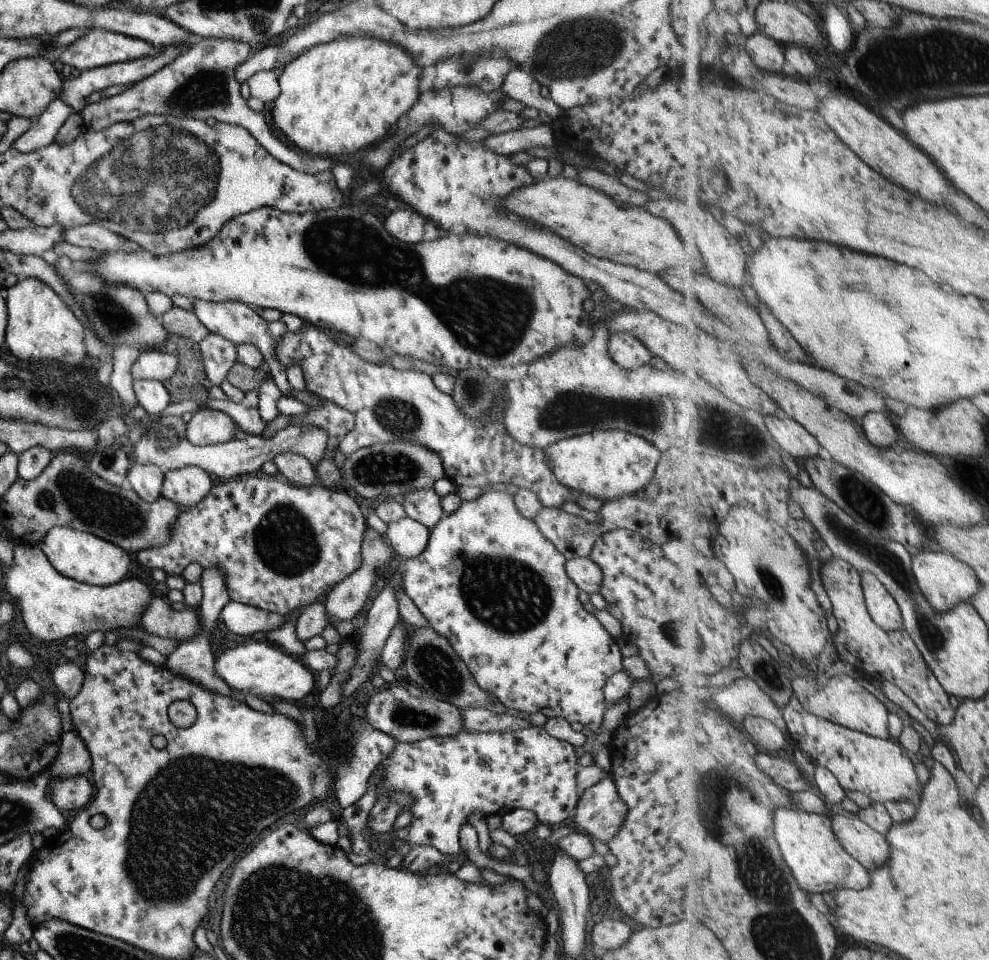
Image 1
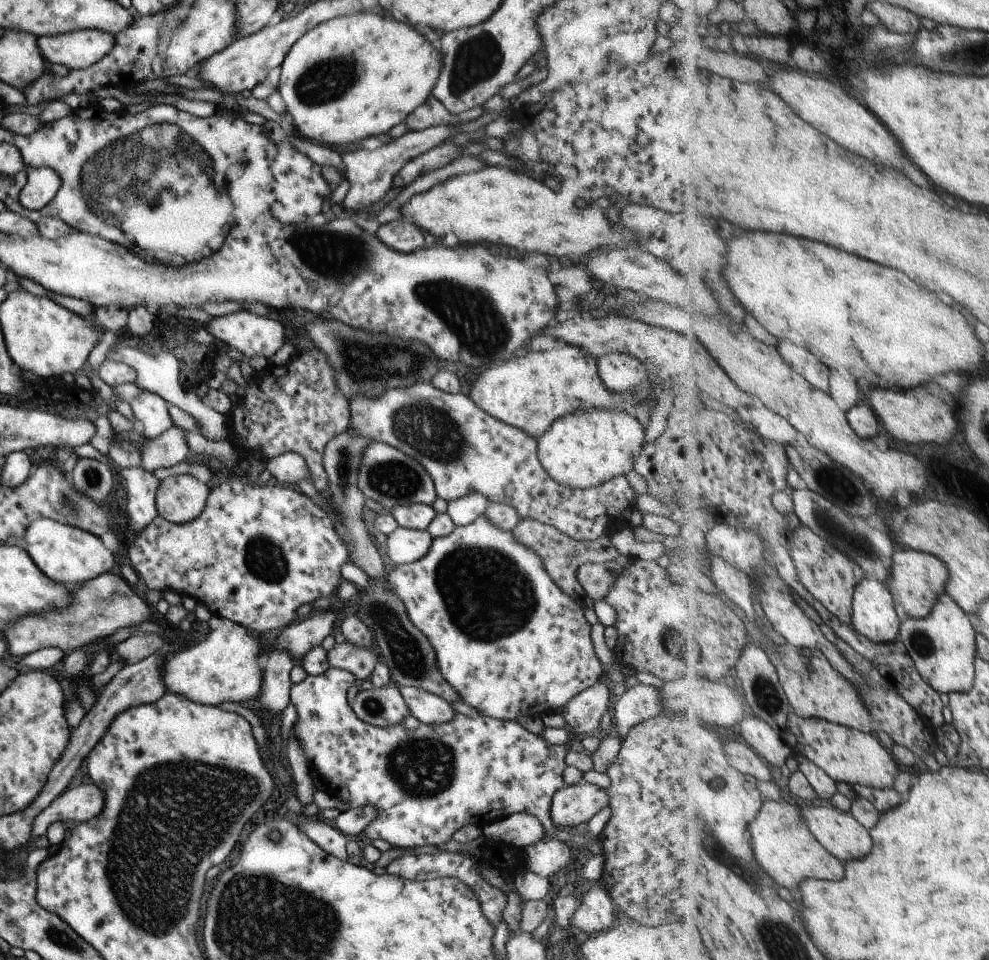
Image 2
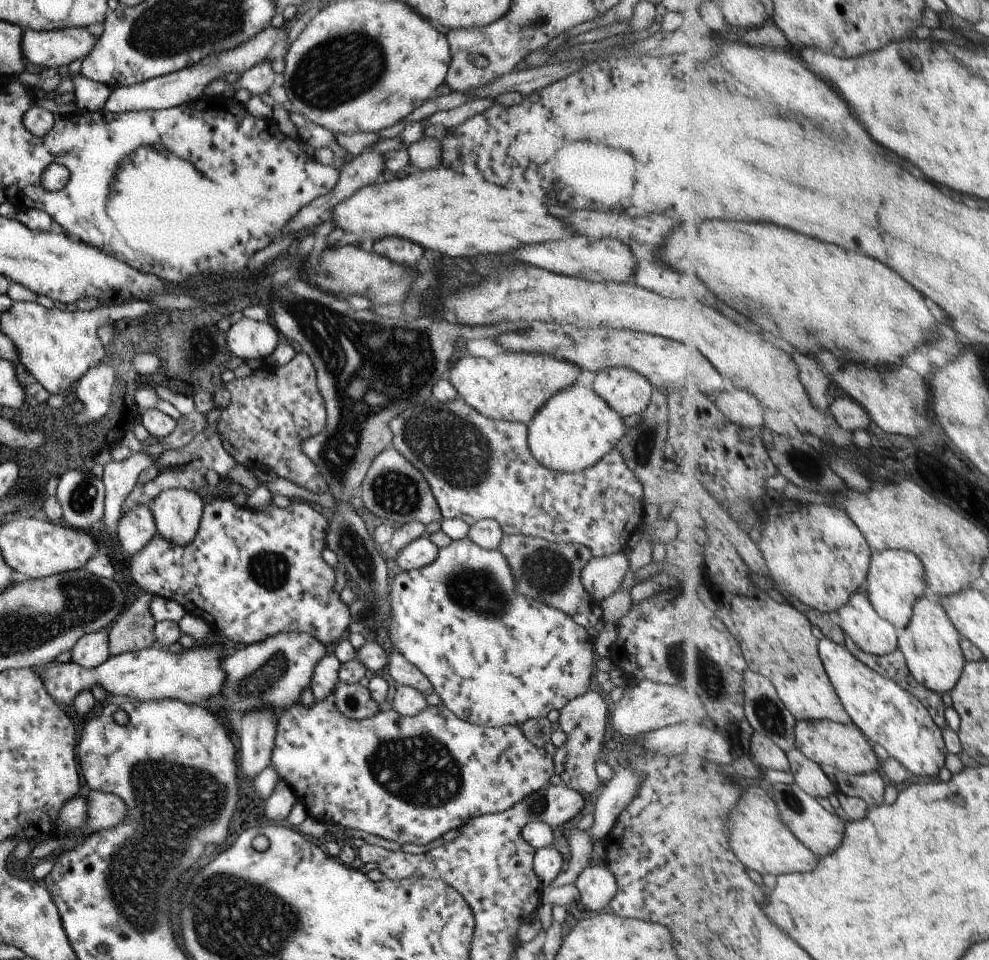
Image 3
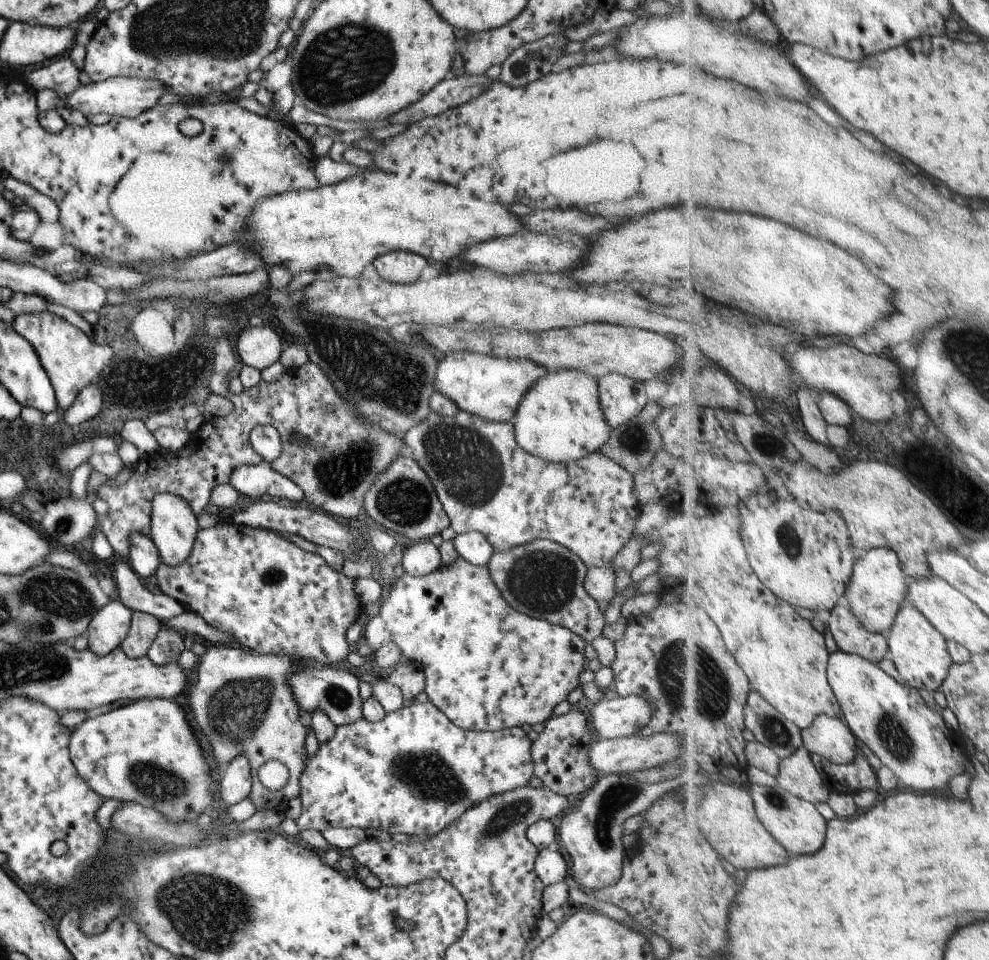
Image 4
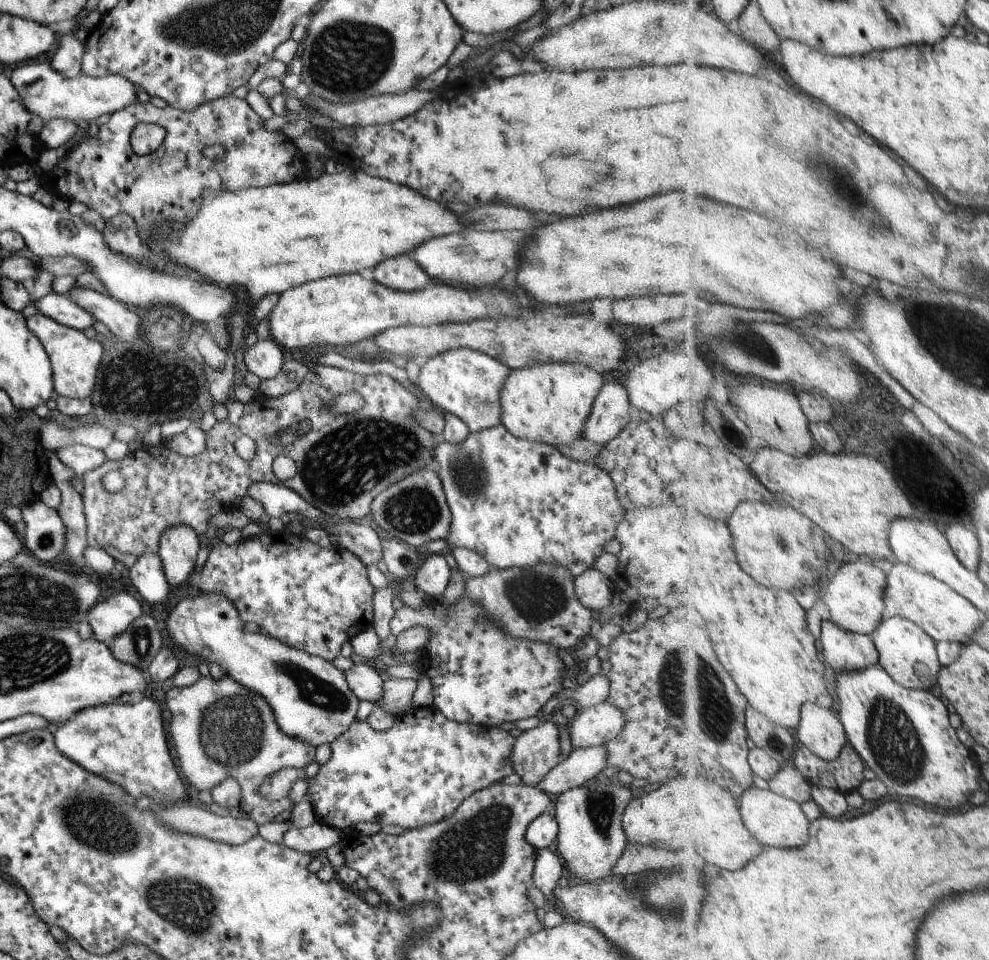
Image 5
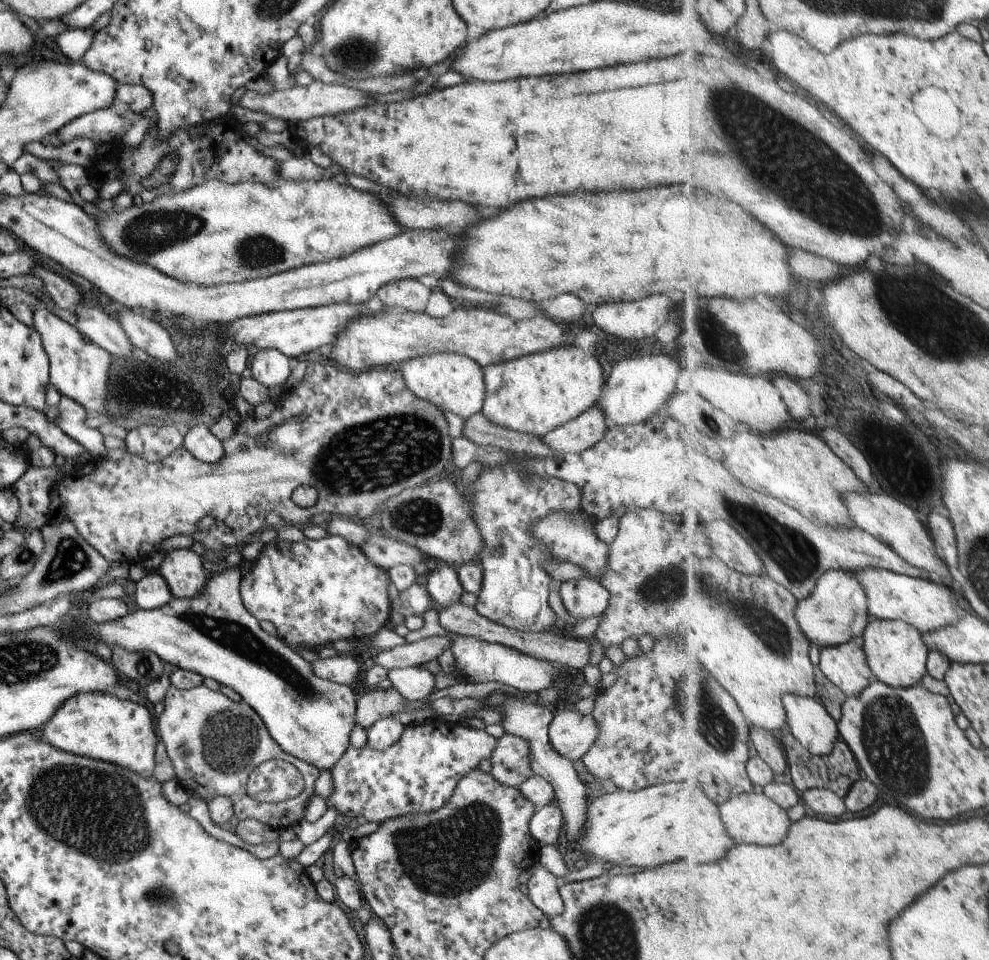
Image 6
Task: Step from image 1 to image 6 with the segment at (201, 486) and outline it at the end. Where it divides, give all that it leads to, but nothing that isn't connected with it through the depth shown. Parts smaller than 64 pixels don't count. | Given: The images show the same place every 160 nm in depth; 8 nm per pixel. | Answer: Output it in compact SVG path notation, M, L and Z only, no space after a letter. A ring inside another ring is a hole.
M175 548L164 555L157 572L172 597L192 598L202 592L206 583L200 556L190 548Z

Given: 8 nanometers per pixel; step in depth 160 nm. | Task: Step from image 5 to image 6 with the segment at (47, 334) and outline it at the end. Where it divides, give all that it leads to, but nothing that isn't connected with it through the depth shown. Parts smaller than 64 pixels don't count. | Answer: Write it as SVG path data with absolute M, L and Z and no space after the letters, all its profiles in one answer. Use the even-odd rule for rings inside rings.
M39 304L32 307L32 314L32 328L39 334L48 360L48 384L51 384L59 395L71 398L83 406L84 410L97 414L105 413L110 355L89 341L75 326L57 318Z

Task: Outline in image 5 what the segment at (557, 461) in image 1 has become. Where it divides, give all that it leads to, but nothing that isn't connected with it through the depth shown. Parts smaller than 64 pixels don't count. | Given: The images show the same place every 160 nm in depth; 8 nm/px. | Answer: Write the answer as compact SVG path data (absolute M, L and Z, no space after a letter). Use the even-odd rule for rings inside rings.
M547 362L511 369L501 384L500 424L516 438L555 447L567 445L581 436L602 382L600 372L576 363Z

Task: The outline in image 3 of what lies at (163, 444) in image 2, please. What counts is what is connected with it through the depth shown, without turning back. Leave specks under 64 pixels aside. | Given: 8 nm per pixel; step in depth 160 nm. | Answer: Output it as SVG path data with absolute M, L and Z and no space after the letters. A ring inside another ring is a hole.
M145 452L131 453L129 458L120 462L109 462L103 466L101 482L104 487L104 516L102 517L105 532L112 546L116 546L117 520L120 518L121 506L135 486L139 472L143 468L155 465L155 458Z

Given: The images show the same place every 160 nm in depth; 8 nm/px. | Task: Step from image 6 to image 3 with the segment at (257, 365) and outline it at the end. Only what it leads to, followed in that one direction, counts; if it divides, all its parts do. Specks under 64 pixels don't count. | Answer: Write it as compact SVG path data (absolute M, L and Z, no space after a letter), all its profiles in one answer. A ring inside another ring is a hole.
M241 317L225 325L225 344L229 352L242 361L265 361L281 342L281 337L266 321L255 322Z

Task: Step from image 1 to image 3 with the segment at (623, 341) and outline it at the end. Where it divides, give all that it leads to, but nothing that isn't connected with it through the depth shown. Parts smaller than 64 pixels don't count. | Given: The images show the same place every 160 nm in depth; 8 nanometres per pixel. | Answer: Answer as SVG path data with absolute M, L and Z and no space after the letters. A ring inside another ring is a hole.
M609 368L595 374L591 390L624 418L642 414L647 409L653 388L641 374L629 368Z

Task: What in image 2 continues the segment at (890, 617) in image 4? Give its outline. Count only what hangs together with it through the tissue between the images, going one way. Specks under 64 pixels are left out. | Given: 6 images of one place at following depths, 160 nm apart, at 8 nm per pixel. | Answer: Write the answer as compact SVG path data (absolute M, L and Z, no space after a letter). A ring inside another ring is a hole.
M913 549L899 550L893 554L893 568L891 576L887 578L890 580L887 586L895 597L897 610L915 618L928 617L932 613L940 596L947 594L950 581L948 567L936 555Z

